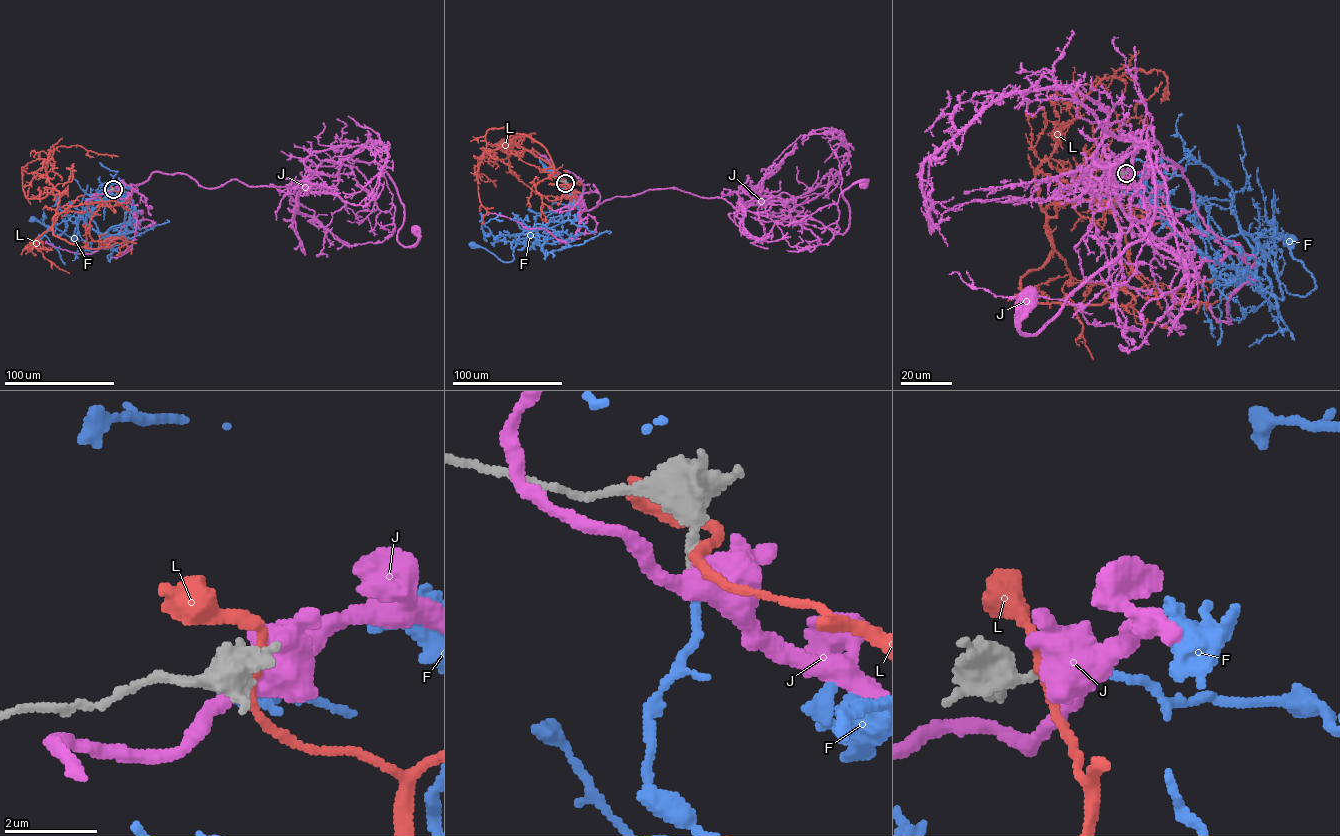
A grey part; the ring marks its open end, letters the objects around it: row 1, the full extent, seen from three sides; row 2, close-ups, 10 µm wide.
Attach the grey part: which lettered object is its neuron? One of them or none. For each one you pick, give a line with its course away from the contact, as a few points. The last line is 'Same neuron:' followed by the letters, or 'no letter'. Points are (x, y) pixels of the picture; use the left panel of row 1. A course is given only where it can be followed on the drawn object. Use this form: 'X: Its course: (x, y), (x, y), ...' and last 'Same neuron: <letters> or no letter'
F: Its course: (113, 189), (122, 192), (122, 181), (101, 189), (79, 216), (78, 240), (31, 219)
Same neuron: F

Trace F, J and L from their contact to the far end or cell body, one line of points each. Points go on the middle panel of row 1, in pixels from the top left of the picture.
F: (565, 183), (564, 187), (574, 194), (572, 208), (554, 221), (525, 230), (511, 261), (502, 261), (471, 244)
J: (565, 183), (587, 210), (677, 188), (772, 216), (812, 217), (842, 234), (850, 217), (842, 192), (864, 182)
L: (565, 182), (541, 158), (504, 142), (523, 134), (546, 150), (553, 176), (572, 190), (563, 190), (556, 202)

